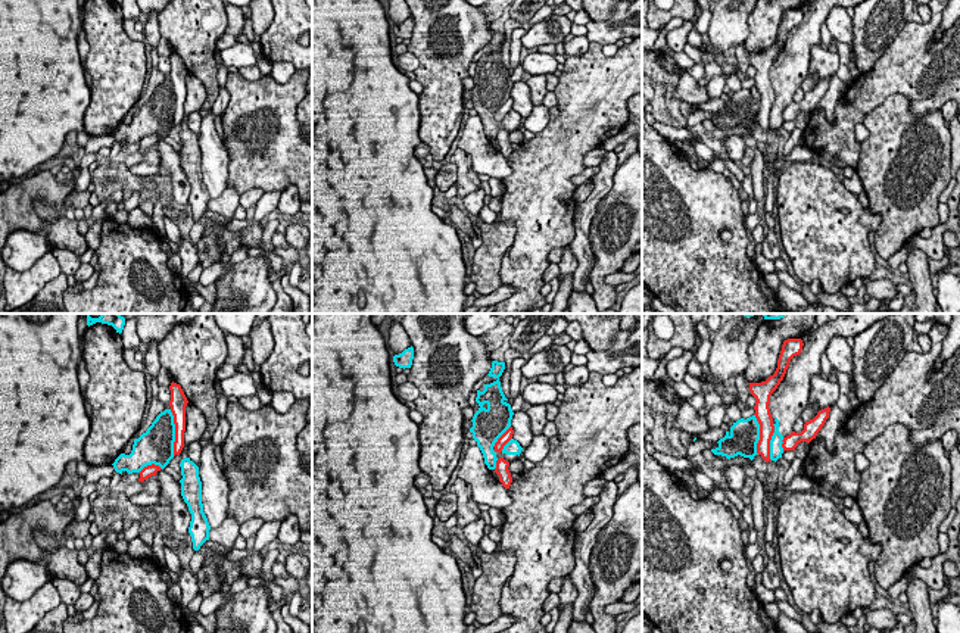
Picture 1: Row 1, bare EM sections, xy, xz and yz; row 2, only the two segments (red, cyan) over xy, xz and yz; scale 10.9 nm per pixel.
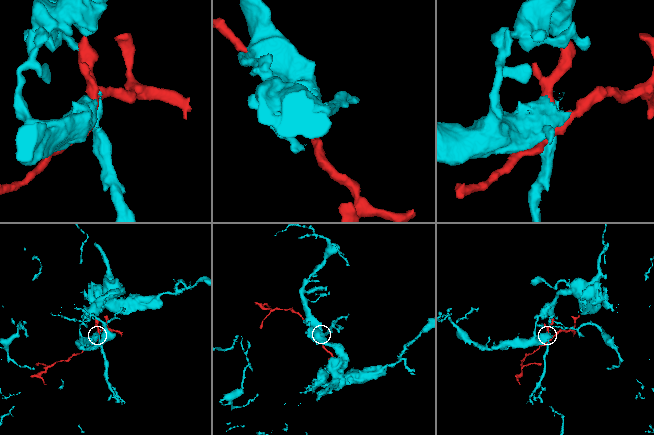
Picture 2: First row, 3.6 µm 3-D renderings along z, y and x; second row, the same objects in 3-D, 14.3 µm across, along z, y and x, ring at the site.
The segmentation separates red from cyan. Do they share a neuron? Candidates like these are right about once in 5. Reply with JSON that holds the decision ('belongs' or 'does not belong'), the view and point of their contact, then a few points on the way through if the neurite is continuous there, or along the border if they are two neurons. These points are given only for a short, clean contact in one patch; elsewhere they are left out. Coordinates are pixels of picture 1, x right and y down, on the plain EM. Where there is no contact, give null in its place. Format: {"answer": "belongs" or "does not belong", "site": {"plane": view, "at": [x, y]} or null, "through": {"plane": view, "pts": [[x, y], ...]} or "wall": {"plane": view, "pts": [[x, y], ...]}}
{"answer": "does not belong", "site": {"plane": "xy", "at": [175, 103]}}

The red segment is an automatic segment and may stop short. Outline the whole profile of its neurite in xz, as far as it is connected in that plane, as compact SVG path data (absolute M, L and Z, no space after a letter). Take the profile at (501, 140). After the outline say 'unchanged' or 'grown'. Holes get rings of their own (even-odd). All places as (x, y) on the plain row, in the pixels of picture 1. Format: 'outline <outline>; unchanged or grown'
outline M499 128L495 138L495 143L499 146L499 152L505 159L509 159L512 153L512 147L508 137L509 137L509 132L505 131L504 128Z; unchanged

